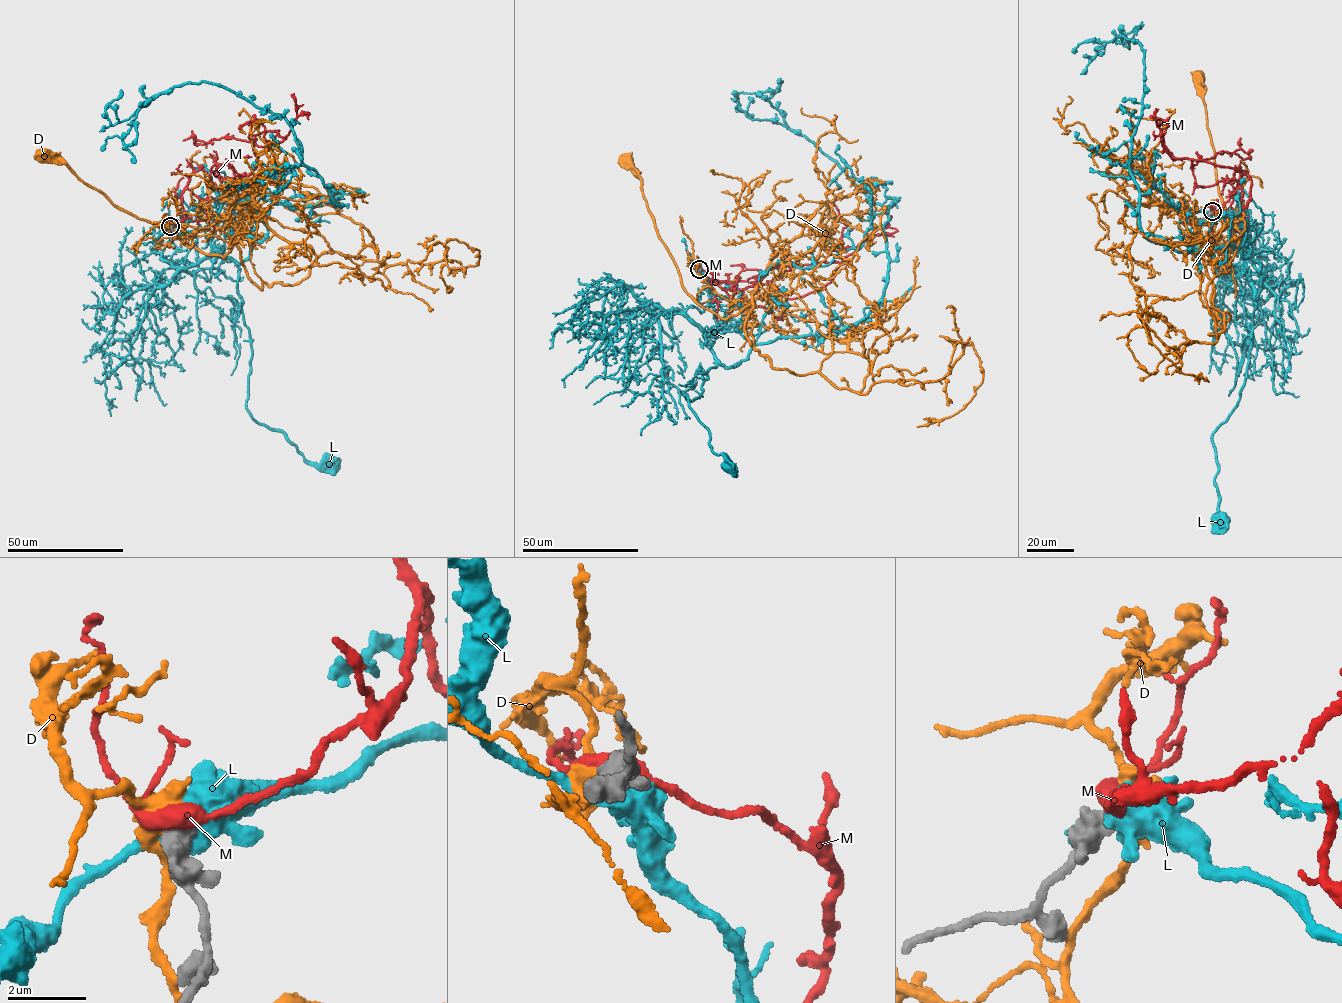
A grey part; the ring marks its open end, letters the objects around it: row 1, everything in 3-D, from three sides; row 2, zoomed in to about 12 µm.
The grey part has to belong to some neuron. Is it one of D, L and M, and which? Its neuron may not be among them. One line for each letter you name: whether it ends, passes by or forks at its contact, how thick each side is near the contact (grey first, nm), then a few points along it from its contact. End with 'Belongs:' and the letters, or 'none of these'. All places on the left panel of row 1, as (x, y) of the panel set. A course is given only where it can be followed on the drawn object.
D: It forks there. Thickness 550 nm (grey) against 400 nm. Its course: (171, 226), (174, 237), (232, 226), (235, 243), (224, 257), (202, 253), (125, 212), (71, 168), (40, 155)
Belongs: D

